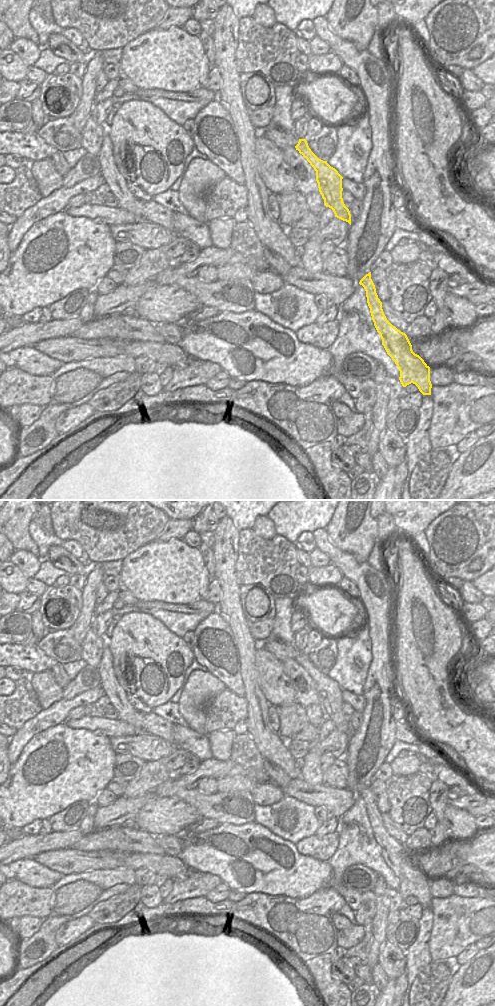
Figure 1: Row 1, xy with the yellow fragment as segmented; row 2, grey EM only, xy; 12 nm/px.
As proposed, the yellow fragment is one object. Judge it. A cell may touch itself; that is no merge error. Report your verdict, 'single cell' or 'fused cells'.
single cell

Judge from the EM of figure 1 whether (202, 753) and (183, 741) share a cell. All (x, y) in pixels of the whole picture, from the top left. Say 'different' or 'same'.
same

